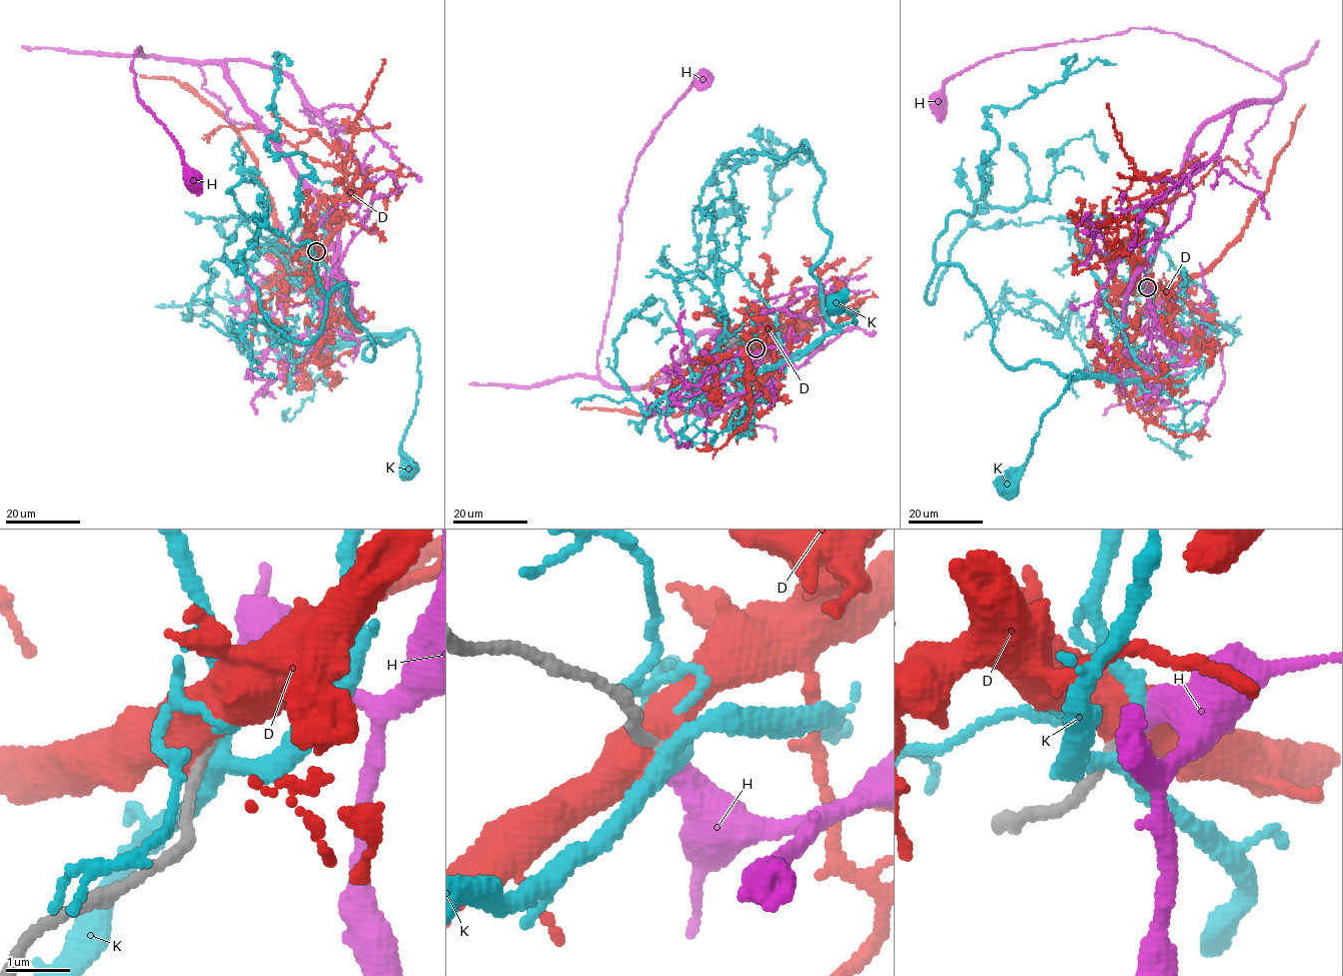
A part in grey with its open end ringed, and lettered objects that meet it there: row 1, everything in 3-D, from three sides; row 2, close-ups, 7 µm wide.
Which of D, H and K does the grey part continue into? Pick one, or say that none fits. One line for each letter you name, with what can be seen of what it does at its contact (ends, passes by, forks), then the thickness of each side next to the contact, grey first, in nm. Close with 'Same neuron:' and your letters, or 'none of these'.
H: it ends | 130/400 nm
Same neuron: H

